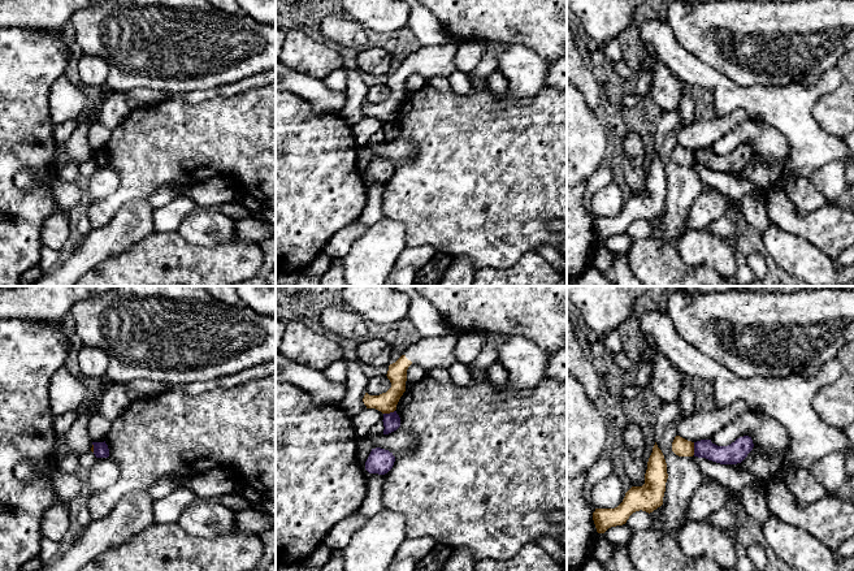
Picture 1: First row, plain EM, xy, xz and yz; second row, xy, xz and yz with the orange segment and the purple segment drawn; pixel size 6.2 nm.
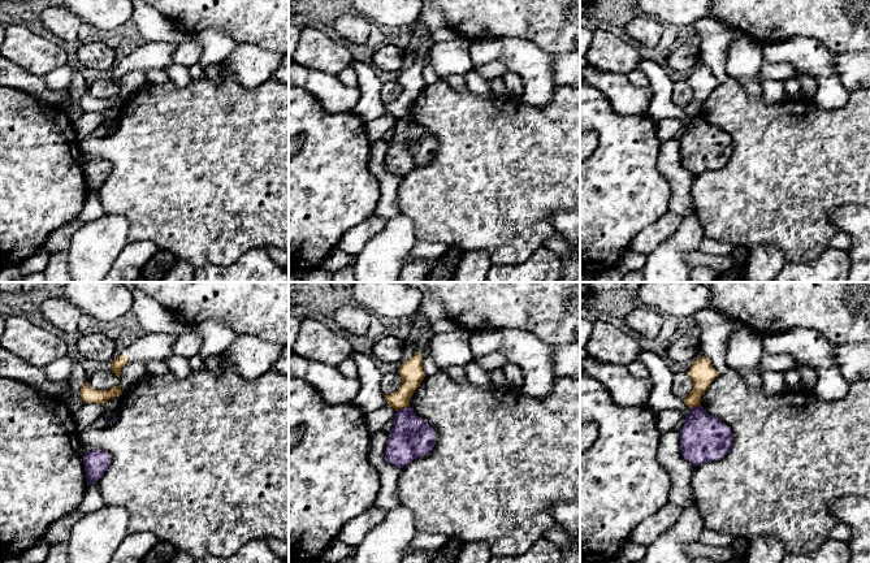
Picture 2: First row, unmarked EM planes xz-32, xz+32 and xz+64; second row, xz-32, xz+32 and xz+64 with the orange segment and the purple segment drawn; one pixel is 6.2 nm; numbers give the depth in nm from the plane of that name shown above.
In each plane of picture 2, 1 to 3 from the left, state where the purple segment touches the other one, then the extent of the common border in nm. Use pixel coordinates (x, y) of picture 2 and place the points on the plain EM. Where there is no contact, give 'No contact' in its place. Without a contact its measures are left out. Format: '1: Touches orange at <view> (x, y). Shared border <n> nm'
1: No contact
2: Touches orange at xz+32 (402, 117). Shared border 90 nm
3: Touches orange at xz+64 (695, 115). Shared border 70 nm

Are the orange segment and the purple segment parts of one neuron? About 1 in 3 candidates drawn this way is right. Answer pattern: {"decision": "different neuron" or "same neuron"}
{"decision": "different neuron"}

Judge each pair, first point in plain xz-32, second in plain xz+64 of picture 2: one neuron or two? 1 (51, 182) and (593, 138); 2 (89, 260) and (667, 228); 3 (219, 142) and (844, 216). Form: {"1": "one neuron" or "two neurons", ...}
{"1": "two neurons", "2": "two neurons", "3": "two neurons"}

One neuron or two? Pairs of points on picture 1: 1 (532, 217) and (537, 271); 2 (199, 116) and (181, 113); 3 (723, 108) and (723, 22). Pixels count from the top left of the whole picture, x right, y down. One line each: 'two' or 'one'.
1: two
2: one
3: two

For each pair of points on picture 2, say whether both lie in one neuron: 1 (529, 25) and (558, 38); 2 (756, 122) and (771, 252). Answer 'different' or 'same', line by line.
1: same
2: different

